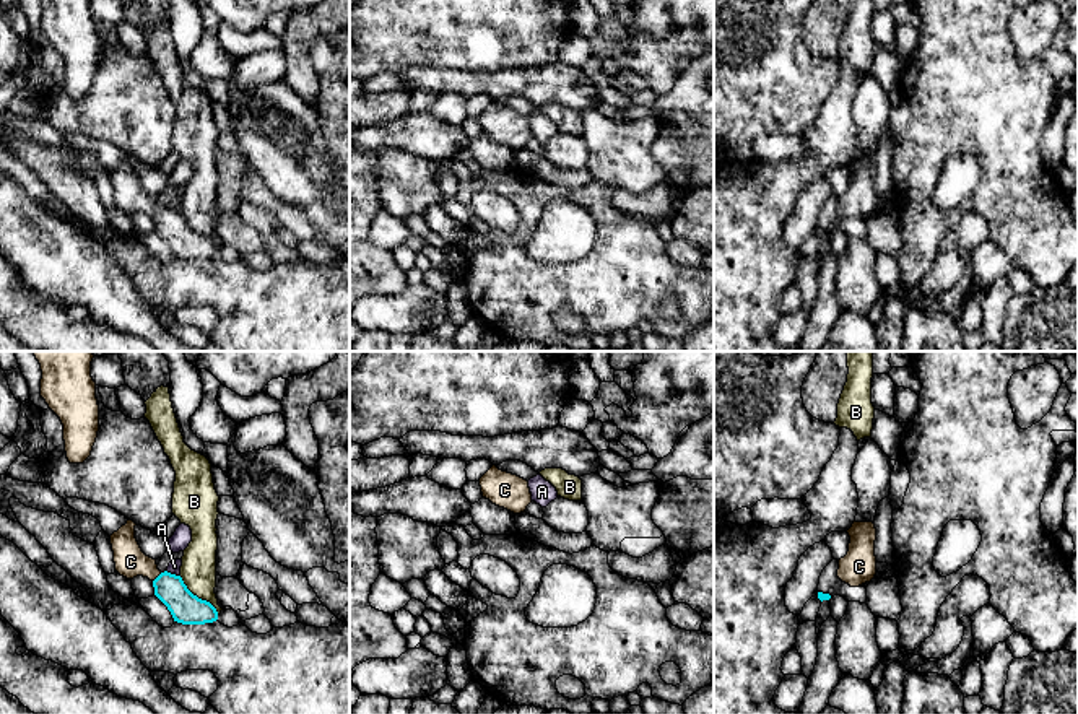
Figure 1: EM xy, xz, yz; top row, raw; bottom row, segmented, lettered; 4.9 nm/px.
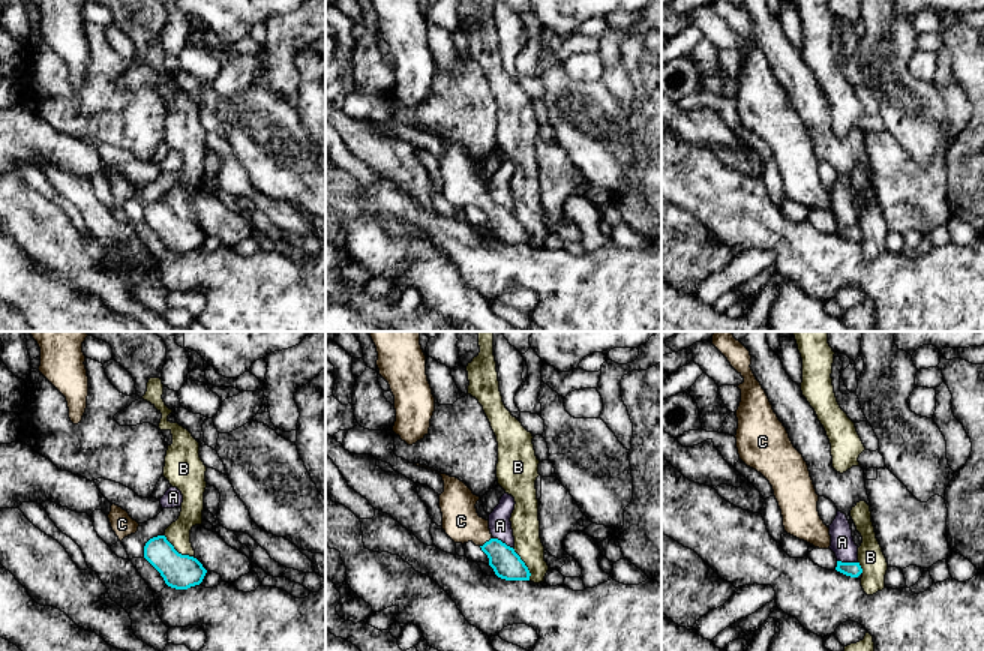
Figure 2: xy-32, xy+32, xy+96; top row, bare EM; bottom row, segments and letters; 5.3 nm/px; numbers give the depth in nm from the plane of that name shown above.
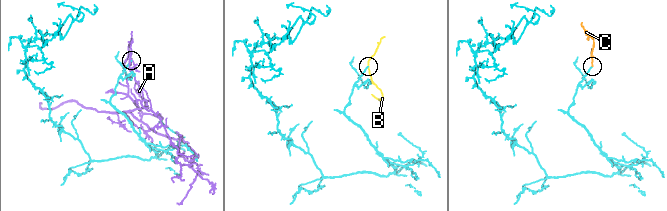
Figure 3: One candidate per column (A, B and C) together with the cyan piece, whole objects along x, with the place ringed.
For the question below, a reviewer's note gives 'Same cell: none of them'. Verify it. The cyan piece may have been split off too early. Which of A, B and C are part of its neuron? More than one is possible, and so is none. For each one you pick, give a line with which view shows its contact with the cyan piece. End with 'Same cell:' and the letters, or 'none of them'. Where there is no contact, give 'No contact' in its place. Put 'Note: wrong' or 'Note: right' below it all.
C: Touches cyan in xy
Same cell: C
Note: wrong

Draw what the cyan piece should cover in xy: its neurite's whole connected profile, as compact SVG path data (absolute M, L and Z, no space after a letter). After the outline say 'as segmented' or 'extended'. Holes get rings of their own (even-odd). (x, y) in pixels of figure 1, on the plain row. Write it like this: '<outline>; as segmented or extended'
M128 155L125 161L111 171L115 207L127 215L148 213L153 218L154 231L167 242L174 257L182 260L216 257L218 247L210 237L193 231L180 211L167 207L161 208L156 195L141 187L135 174L135 161Z; extended

